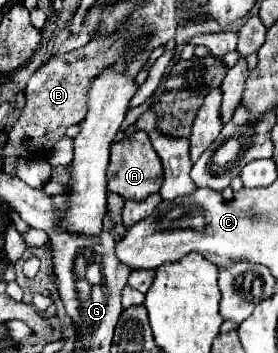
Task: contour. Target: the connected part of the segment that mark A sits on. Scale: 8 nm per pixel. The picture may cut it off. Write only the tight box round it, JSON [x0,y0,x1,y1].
[107,132,163,200]

